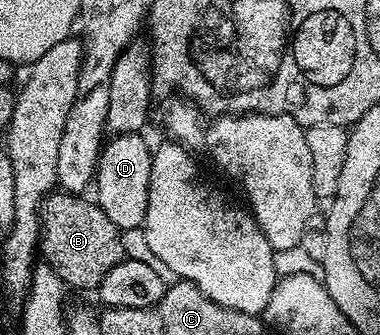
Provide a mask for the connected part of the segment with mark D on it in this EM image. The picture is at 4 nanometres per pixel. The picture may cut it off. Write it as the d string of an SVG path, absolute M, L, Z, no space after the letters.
M116 134L103 145L102 154L98 158L98 172L96 175L96 201L104 216L112 220L118 229L129 232L143 225L146 221L146 209L148 208L148 180L152 176L152 146L145 142L142 134Z

